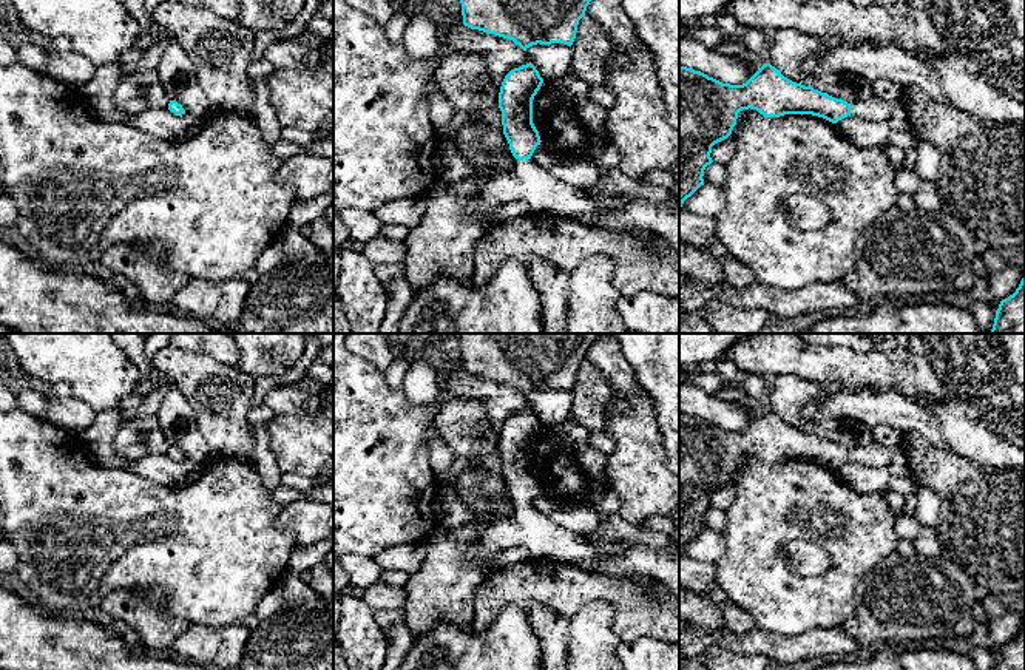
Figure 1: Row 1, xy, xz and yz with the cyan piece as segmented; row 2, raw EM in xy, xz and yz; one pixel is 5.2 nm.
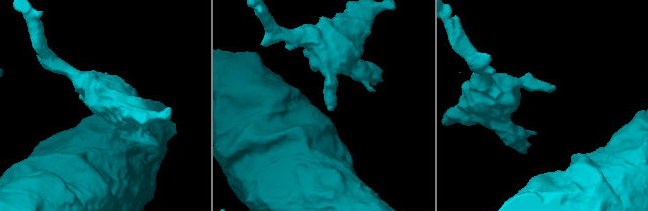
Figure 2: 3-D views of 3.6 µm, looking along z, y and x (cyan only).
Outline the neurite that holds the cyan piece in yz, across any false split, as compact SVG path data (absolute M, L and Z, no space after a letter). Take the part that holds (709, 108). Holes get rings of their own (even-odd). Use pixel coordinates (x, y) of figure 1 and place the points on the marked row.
M764 63L743 85L722 83L701 71L679 66L679 207L704 185L704 170L713 162L710 157L712 147L732 134L738 113L749 108L756 110L766 117L812 114L832 124L851 114L874 122L888 122L894 113L892 102L874 96L851 105L812 86L789 80L770 63Z

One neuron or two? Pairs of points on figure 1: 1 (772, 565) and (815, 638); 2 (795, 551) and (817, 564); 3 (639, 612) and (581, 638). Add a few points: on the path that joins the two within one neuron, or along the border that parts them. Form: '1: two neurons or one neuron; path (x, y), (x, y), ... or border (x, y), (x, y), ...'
1: two neurons; border (840, 626), (805, 630), (795, 635), (774, 635)
2: one neuron; path (800, 554), (812, 561)
3: two neurons; border (576, 612), (607, 601), (621, 639)

